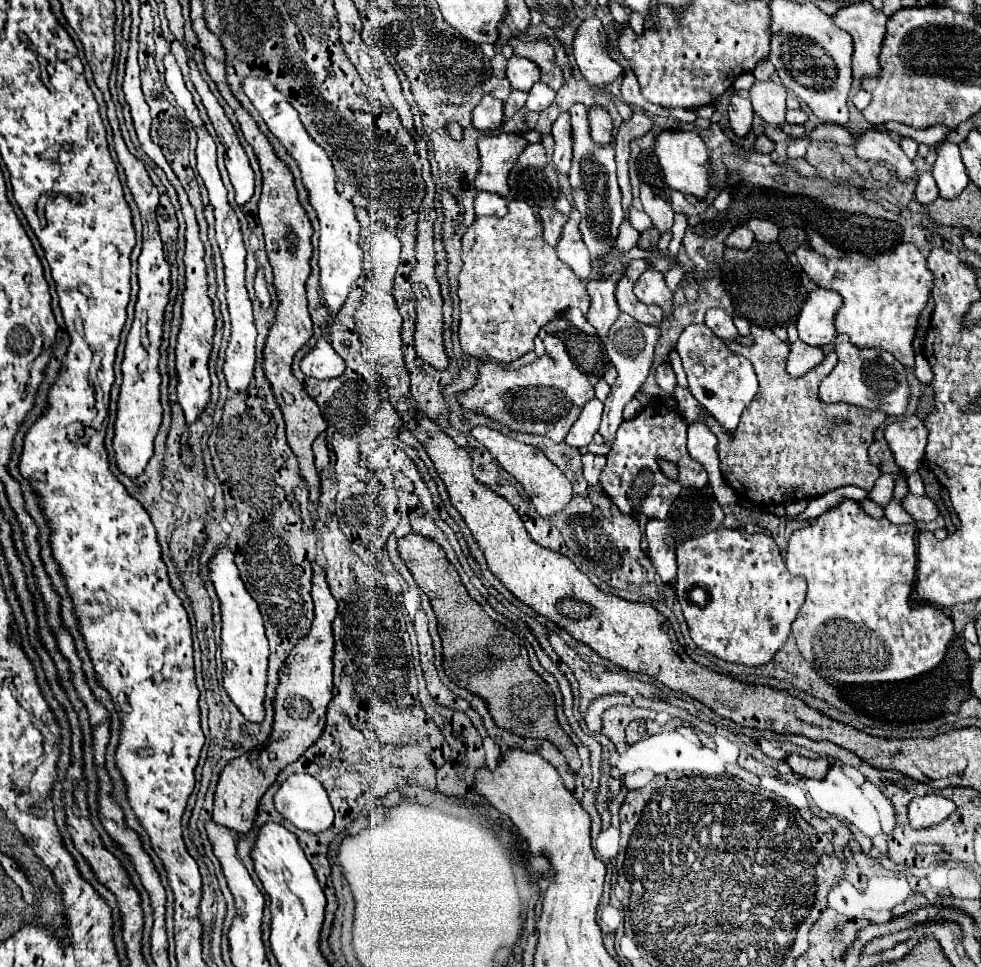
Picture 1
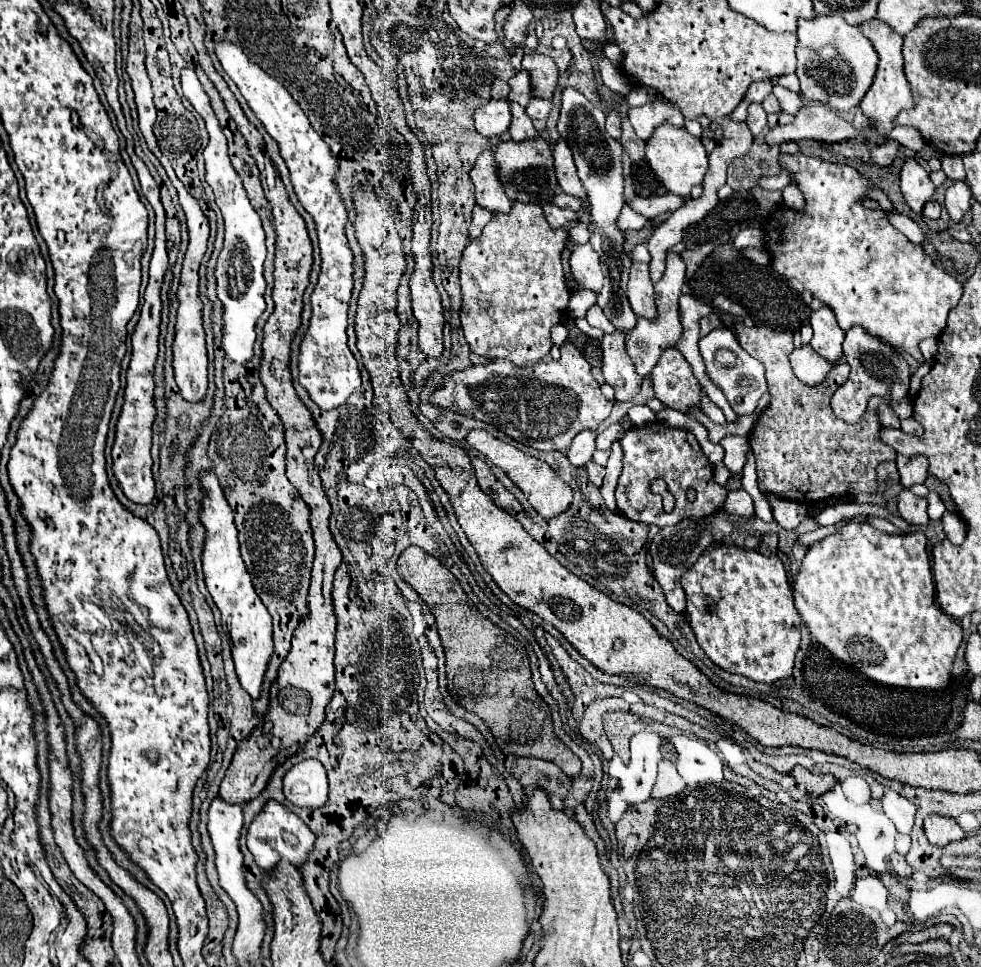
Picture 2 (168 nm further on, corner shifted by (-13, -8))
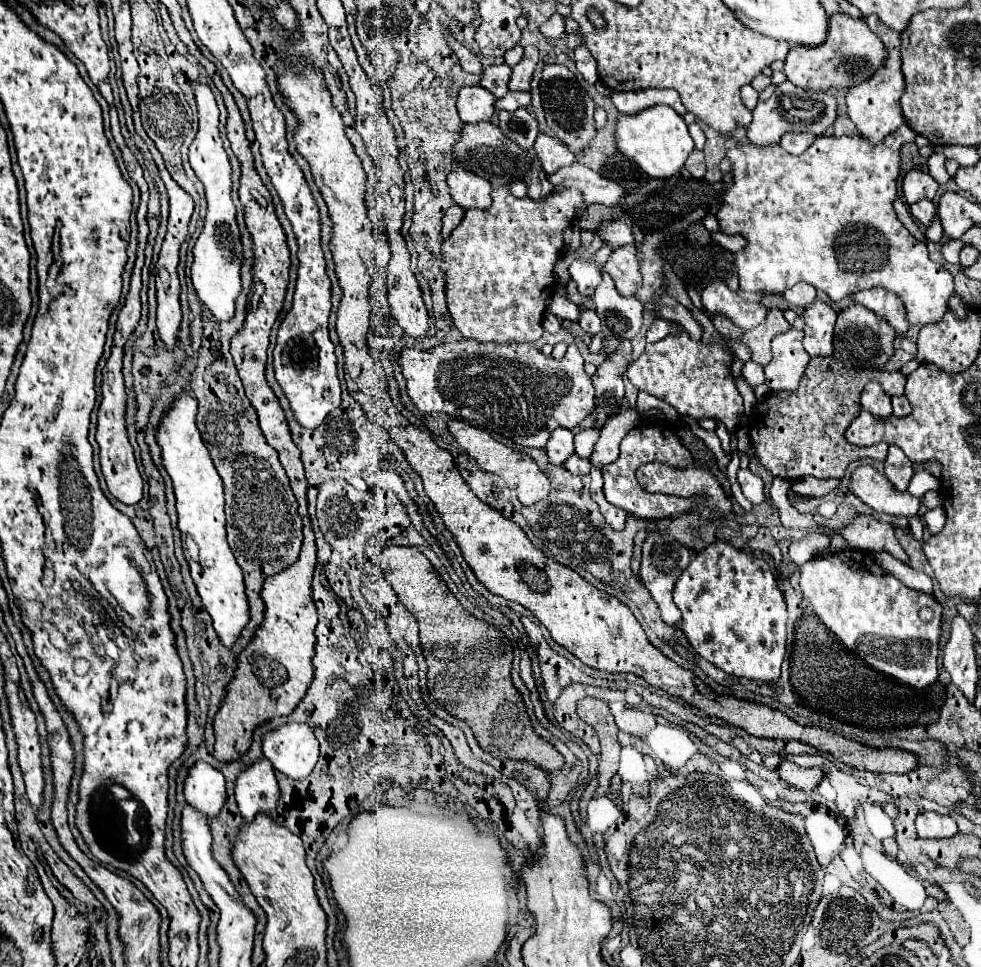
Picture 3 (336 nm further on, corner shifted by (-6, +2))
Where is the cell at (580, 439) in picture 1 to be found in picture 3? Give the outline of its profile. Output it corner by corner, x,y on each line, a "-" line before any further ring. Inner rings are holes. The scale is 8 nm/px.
555,429
551,439
545,445
549,461
553,465
563,465
563,461
567,461
567,457
571,457
575,453
573,443
575,443
573,431
569,431
569,429

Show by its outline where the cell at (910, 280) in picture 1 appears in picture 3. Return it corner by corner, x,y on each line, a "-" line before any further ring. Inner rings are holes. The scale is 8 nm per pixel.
903,123
879,145
871,145
871,141
857,135
817,137
801,155
791,155
781,145
741,145
729,149
727,159
733,163
733,185
725,193
725,203
717,219
725,233
739,233
749,243
741,253
735,253
743,291
783,293
803,281
839,303
853,293
883,287
903,301
909,325
923,327
941,321
947,313
947,299
953,293
953,275
941,263
929,259
927,245
917,241
893,211
901,161
899,149
913,139
915,131

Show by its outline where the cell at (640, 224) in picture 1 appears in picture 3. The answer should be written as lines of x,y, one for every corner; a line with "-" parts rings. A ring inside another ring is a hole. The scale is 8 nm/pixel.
499,187
499,189
495,189
491,193
491,197
493,197
493,203
491,203
489,209
467,209
461,225
451,233
449,239
443,241
443,265
441,265
441,271
445,273
445,281
447,281
447,287
445,287
447,307
449,307
449,313
453,317
455,327
461,331
461,335
465,339
473,339
473,341
479,341
479,343
483,343
483,341
493,341
493,343
535,343
543,335
541,321
543,321
543,313
545,313
545,301
551,297
551,293
555,289
553,267
555,267
555,261
557,261
559,251
563,247
563,229
573,225
573,221
577,219
577,211
585,209
585,201
583,201
583,197
579,197
579,193
575,193
575,189
555,191
547,199
533,201
529,197
519,199
519,197
511,195
511,191
507,187

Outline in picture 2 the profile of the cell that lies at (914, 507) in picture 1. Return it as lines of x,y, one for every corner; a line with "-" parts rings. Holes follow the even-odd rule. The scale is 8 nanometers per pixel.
902,489
898,493
896,505
898,505
898,515
910,525
926,525
930,521
928,513
926,513
928,501
922,497
916,497
908,489

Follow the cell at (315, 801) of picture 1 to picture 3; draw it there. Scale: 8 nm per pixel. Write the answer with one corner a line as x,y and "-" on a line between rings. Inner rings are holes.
283,725
263,737
263,755
289,779
305,779
319,761
319,741
309,725

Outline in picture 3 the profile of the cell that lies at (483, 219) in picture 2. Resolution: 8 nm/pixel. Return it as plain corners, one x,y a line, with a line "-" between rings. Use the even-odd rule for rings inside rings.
451,205
447,209
447,213
443,217
443,239
447,239
453,233
453,229
459,225
463,213
465,213
465,209
459,209
459,205

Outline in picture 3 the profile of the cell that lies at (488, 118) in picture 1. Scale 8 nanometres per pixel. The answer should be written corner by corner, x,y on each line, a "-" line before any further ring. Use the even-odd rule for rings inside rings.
481,85
475,87
463,87
457,97
457,111
463,123
479,123
479,121
491,121
495,113
495,97
487,93

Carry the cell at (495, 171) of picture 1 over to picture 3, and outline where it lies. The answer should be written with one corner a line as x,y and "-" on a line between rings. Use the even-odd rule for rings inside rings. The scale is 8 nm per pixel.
455,167
447,175
447,183
455,205
461,205
465,209
487,209
491,205
493,187
489,181
483,181
483,177
475,177
475,173
467,173
463,167

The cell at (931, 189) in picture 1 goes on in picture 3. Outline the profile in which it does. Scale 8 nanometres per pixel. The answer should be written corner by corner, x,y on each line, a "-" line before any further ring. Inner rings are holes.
921,199
921,201
913,203
913,205
909,205
909,209
911,209
911,215
923,225
929,225
933,215
935,215
935,205
929,199

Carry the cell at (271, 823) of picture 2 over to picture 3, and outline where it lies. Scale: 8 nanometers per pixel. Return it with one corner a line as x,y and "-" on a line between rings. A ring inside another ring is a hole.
263,757
243,771
235,785
235,799
245,823
251,823
259,813
271,815
279,805
279,785
271,763

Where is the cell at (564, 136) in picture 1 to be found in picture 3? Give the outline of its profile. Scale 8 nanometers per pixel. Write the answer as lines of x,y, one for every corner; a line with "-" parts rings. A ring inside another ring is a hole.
539,133
535,141
535,153
545,173
557,173
561,167
575,163
575,155
561,141
557,141
555,137
543,135
543,133

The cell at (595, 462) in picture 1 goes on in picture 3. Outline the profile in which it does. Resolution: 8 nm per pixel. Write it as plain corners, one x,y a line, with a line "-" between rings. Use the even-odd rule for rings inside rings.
577,453
575,455
571,455
565,463
563,463
571,473
575,473
575,475
583,475
583,473
589,473
589,469
591,469
591,461
589,459
583,459
583,457
579,457

